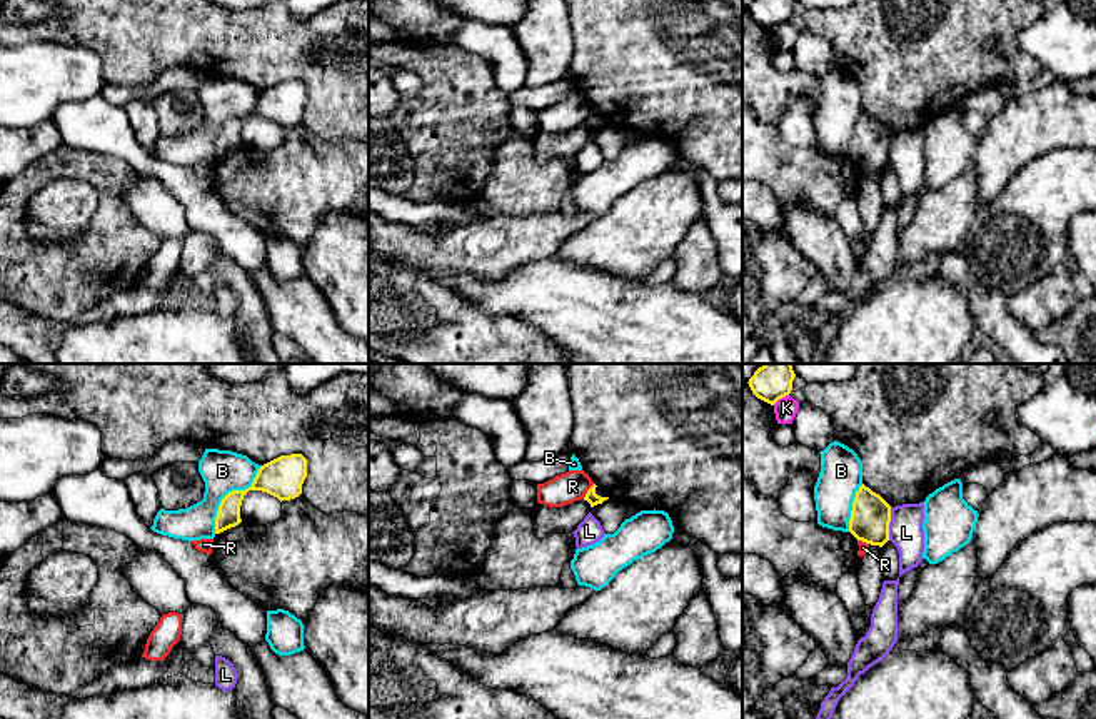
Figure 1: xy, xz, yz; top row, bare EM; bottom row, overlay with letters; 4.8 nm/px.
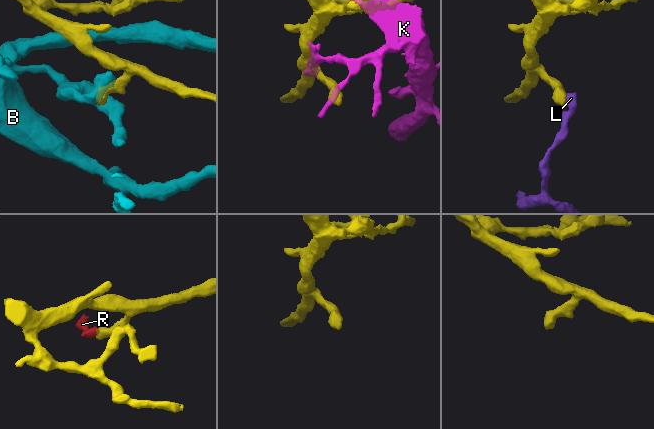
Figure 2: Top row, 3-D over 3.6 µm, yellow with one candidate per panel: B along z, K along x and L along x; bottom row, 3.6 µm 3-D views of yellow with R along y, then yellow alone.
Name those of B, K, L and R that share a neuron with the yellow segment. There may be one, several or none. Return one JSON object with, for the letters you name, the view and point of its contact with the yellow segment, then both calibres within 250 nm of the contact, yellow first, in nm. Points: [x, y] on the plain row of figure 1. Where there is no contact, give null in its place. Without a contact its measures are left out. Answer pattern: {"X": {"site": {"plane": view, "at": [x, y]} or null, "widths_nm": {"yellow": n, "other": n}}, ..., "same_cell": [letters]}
{"same_cell": []}

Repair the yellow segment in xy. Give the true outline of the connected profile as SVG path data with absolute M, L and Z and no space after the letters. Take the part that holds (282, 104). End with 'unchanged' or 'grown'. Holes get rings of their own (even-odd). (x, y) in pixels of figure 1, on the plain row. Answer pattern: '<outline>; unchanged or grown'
M302 80L280 82L260 92L252 112L245 117L229 118L217 137L215 160L220 160L242 148L240 132L249 117L262 117L282 127L295 125L302 120L307 103L307 85Z; unchanged

